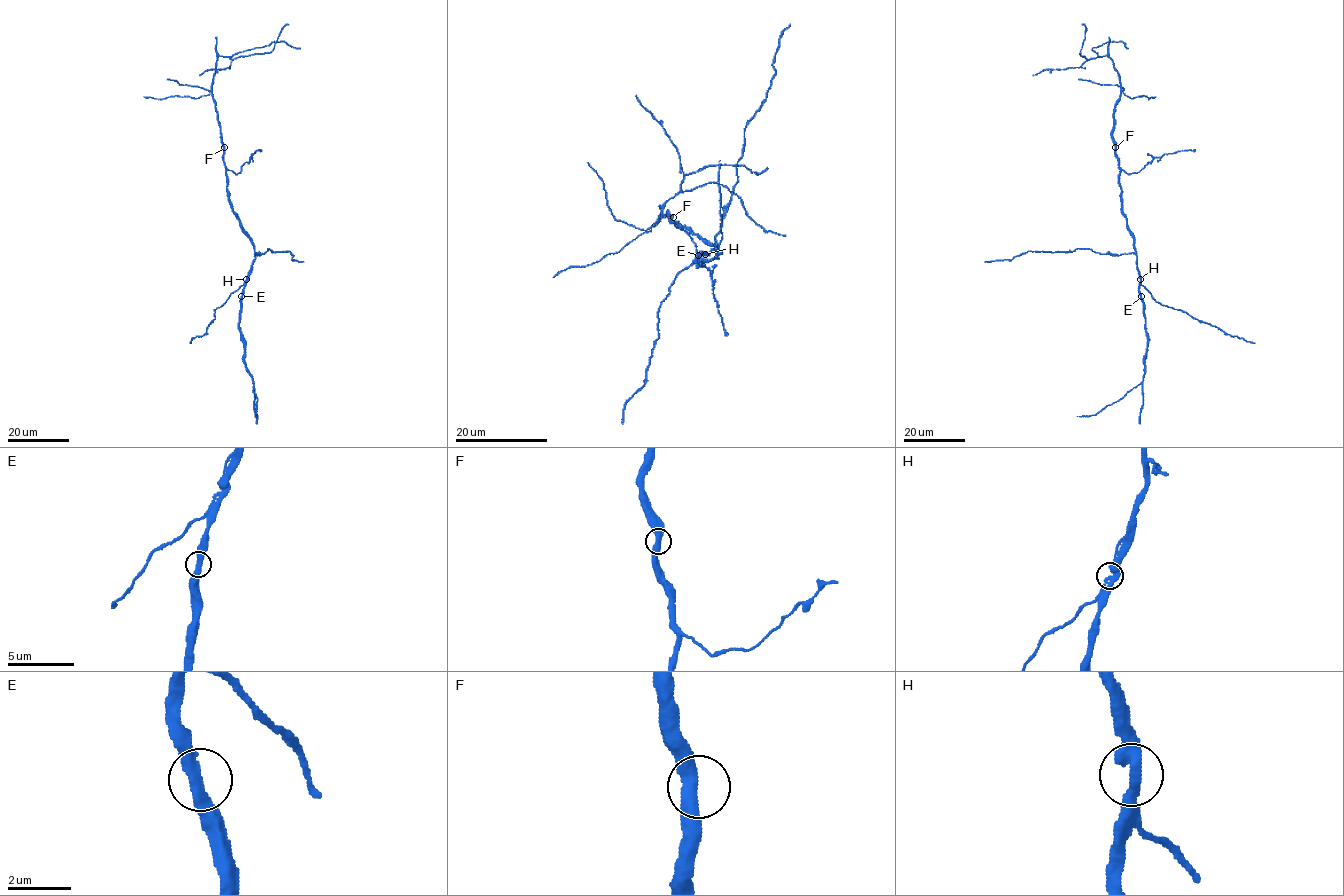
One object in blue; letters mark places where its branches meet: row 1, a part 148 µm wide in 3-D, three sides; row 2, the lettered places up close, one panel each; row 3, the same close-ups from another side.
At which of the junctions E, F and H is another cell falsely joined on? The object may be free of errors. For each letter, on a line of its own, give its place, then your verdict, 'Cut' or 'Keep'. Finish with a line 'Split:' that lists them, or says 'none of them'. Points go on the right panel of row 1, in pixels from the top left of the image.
E: Place: (1141, 296). Keep
F: Place: (1115, 147). Keep
H: Place: (1140, 279). Keep
Split: none of them

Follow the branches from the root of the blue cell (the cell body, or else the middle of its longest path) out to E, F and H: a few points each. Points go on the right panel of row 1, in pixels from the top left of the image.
E: (1122, 208), (1133, 239), (1141, 296)
F: (1122, 208), (1120, 167), (1115, 147)
H: (1122, 208), (1133, 239), (1140, 279)

